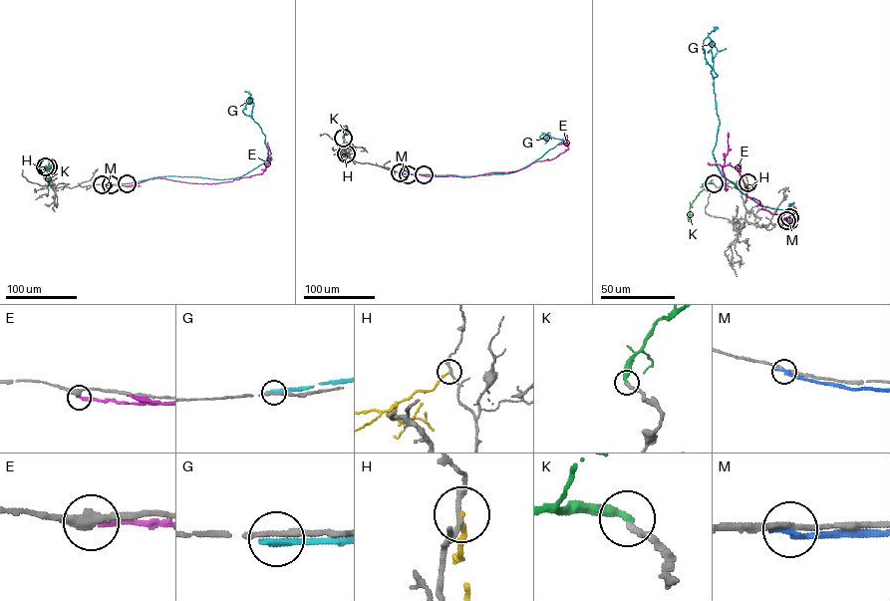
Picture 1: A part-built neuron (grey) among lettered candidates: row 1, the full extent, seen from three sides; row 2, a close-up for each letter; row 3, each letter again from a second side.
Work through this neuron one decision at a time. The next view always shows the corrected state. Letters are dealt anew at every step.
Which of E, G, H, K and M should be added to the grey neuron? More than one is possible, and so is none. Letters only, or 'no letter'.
K

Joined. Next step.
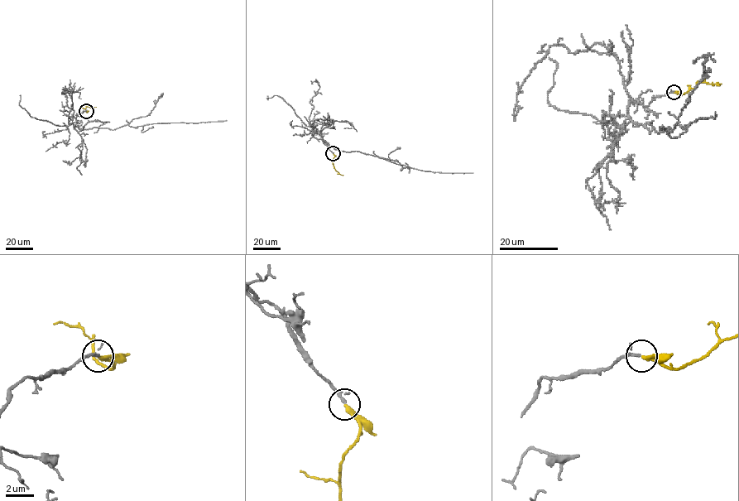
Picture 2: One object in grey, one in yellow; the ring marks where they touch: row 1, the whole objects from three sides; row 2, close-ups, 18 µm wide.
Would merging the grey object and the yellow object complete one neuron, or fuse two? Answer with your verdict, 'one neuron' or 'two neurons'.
one neuron

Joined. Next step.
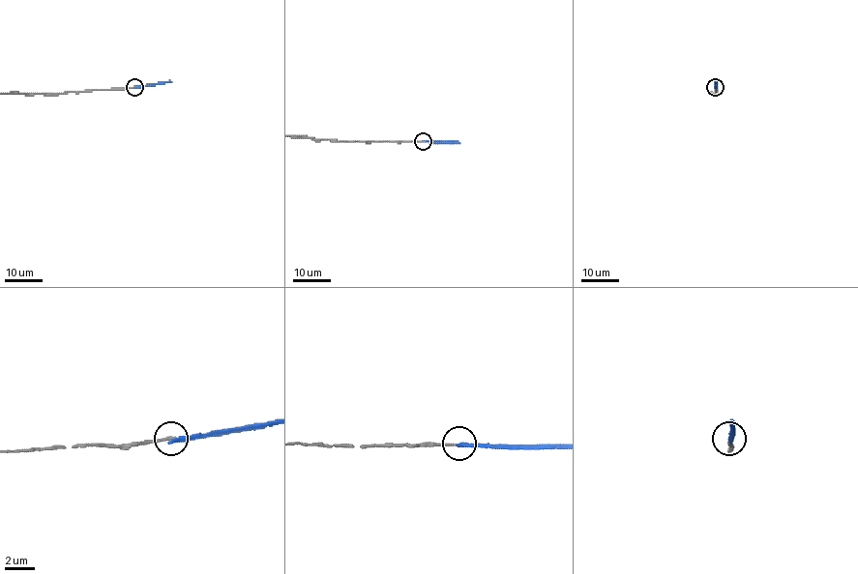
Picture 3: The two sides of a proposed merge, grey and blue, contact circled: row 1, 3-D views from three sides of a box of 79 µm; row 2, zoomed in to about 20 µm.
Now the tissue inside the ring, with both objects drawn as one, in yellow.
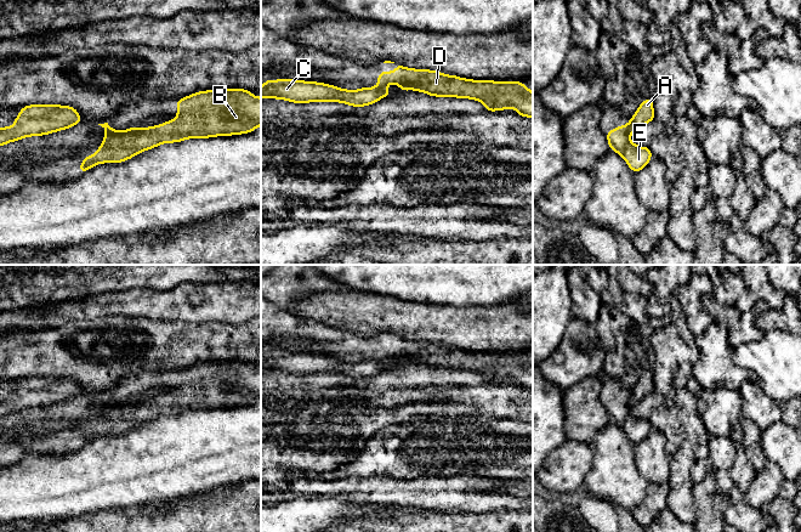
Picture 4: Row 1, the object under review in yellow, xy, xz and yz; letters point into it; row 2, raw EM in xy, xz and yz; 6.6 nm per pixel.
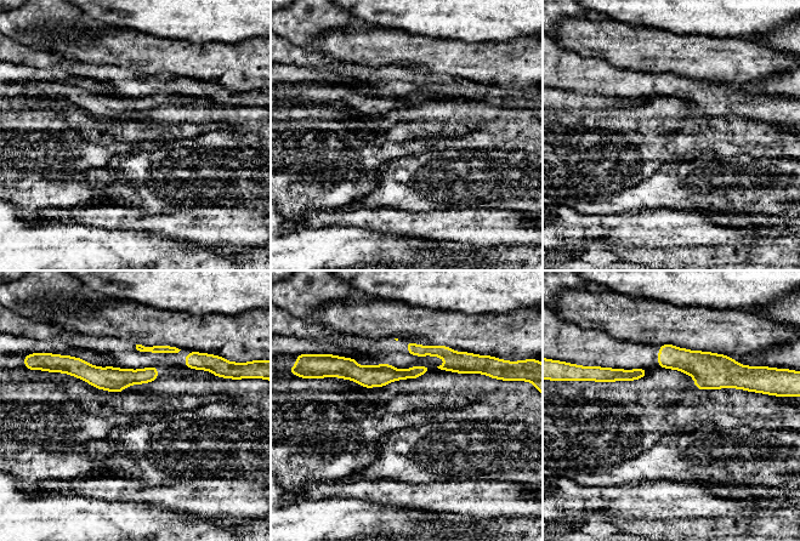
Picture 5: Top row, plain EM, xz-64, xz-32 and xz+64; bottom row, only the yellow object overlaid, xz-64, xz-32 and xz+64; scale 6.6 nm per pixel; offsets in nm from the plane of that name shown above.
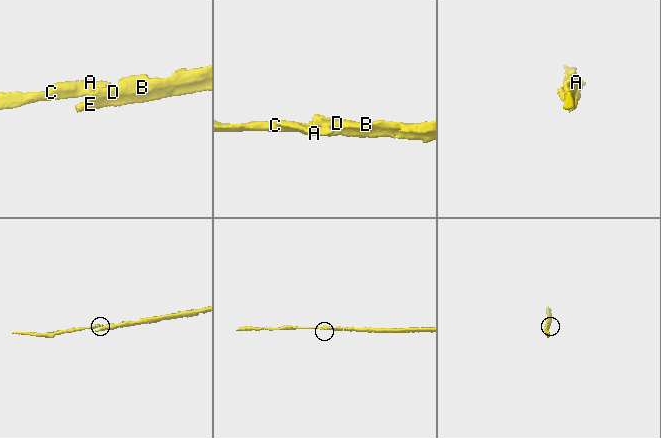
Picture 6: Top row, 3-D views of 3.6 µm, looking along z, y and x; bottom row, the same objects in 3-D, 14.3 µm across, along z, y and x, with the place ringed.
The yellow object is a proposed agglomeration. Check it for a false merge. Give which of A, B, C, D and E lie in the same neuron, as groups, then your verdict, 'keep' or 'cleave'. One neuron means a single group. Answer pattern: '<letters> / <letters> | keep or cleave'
A C / B D E | cleave

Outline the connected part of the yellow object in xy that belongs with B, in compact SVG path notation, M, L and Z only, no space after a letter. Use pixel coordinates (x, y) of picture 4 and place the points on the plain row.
M228 361L199 363L177 372L177 390L152 400L130 400L117 403L106 402L100 421L91 429L85 429L79 437L80 445L101 435L121 435L138 425L161 415L181 414L187 411L240 407L254 403L261 397L261 369L255 369L250 362Z

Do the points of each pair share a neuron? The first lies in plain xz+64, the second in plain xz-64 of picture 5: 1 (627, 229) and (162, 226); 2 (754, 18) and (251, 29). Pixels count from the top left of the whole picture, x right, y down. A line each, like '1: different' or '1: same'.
1: same
2: same

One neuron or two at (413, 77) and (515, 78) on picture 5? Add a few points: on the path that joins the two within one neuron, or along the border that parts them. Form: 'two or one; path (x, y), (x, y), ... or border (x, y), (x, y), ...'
two; border (424, 73), (444, 73), (455, 79)

